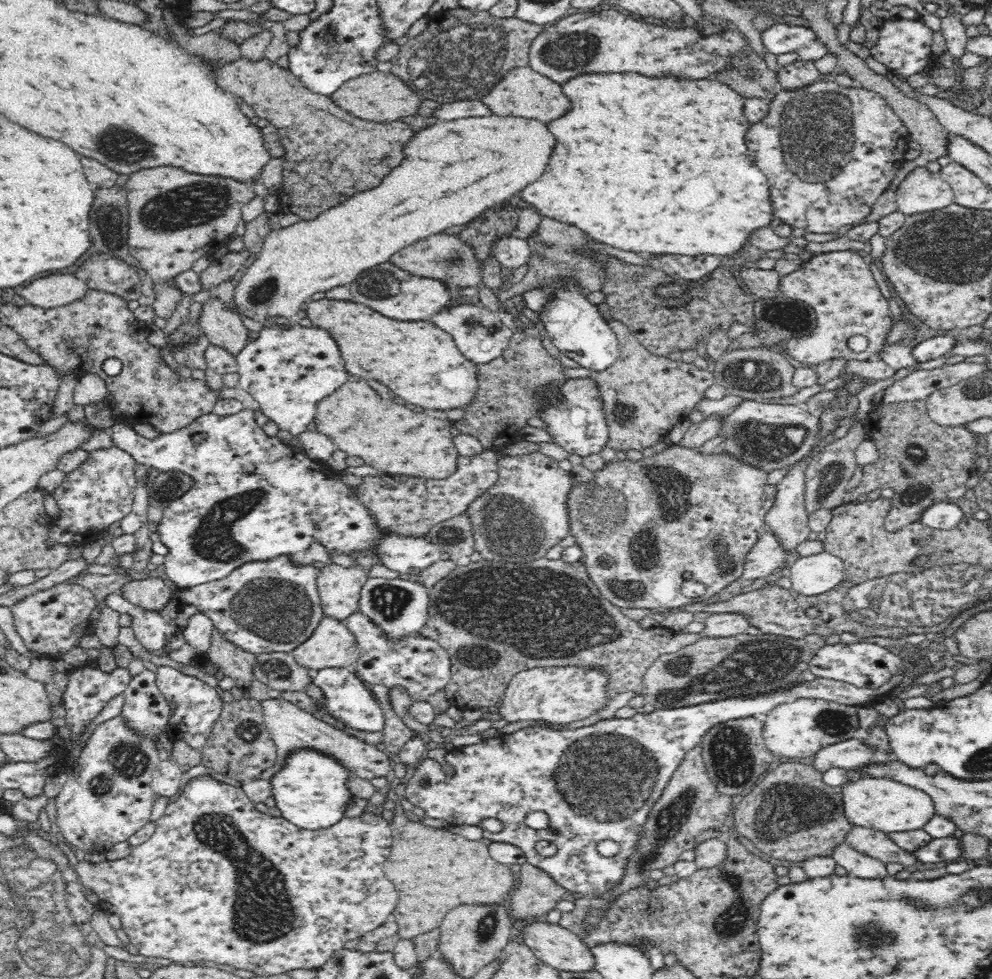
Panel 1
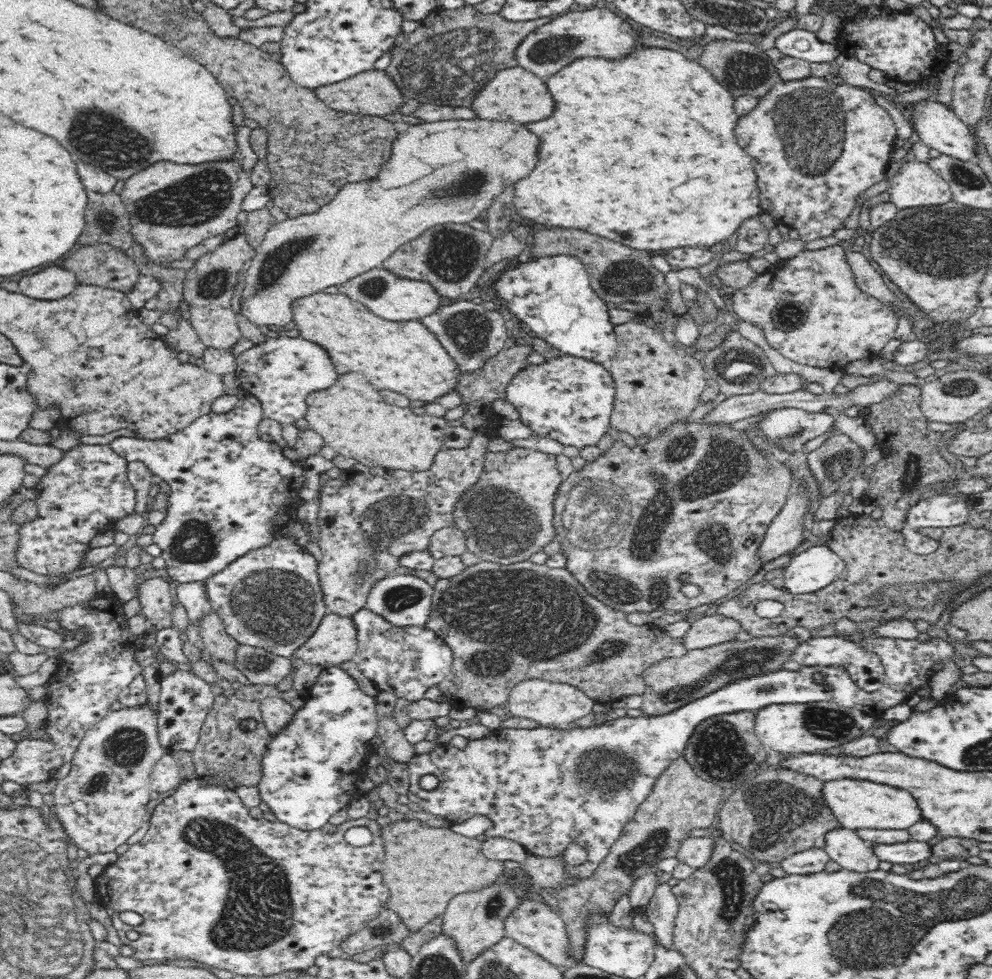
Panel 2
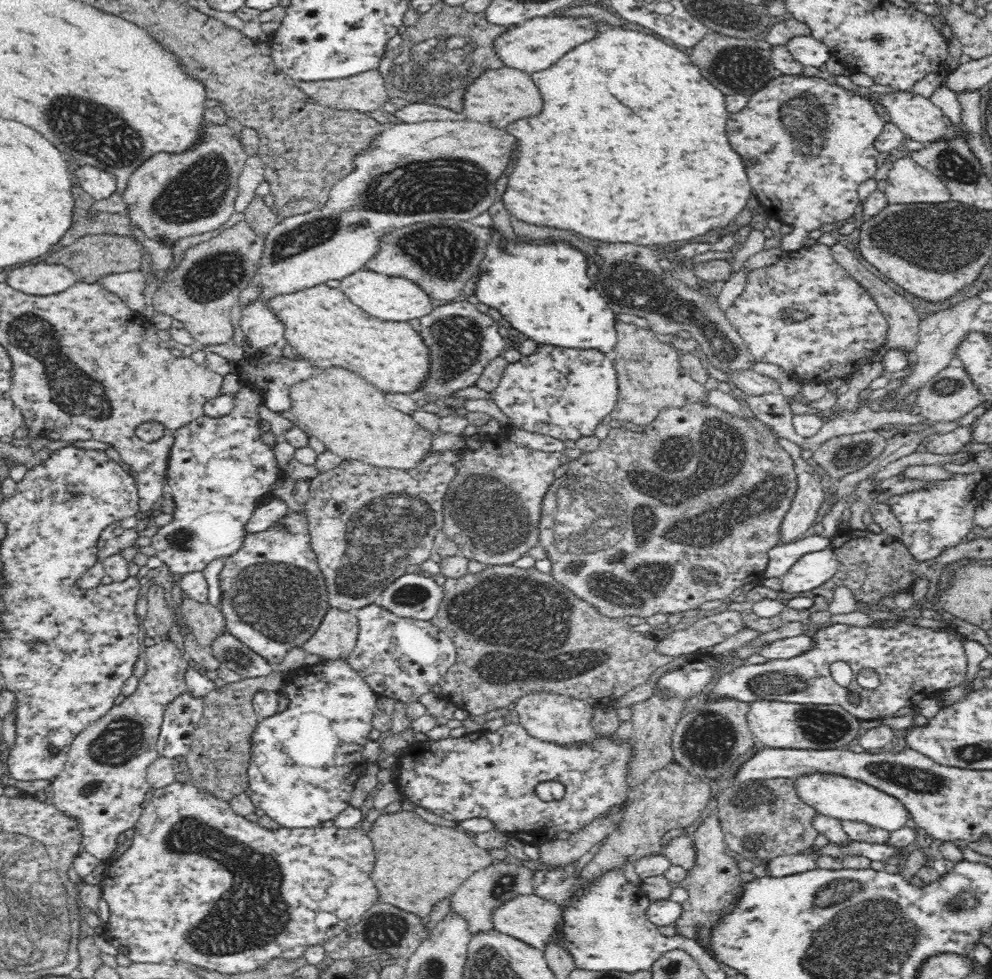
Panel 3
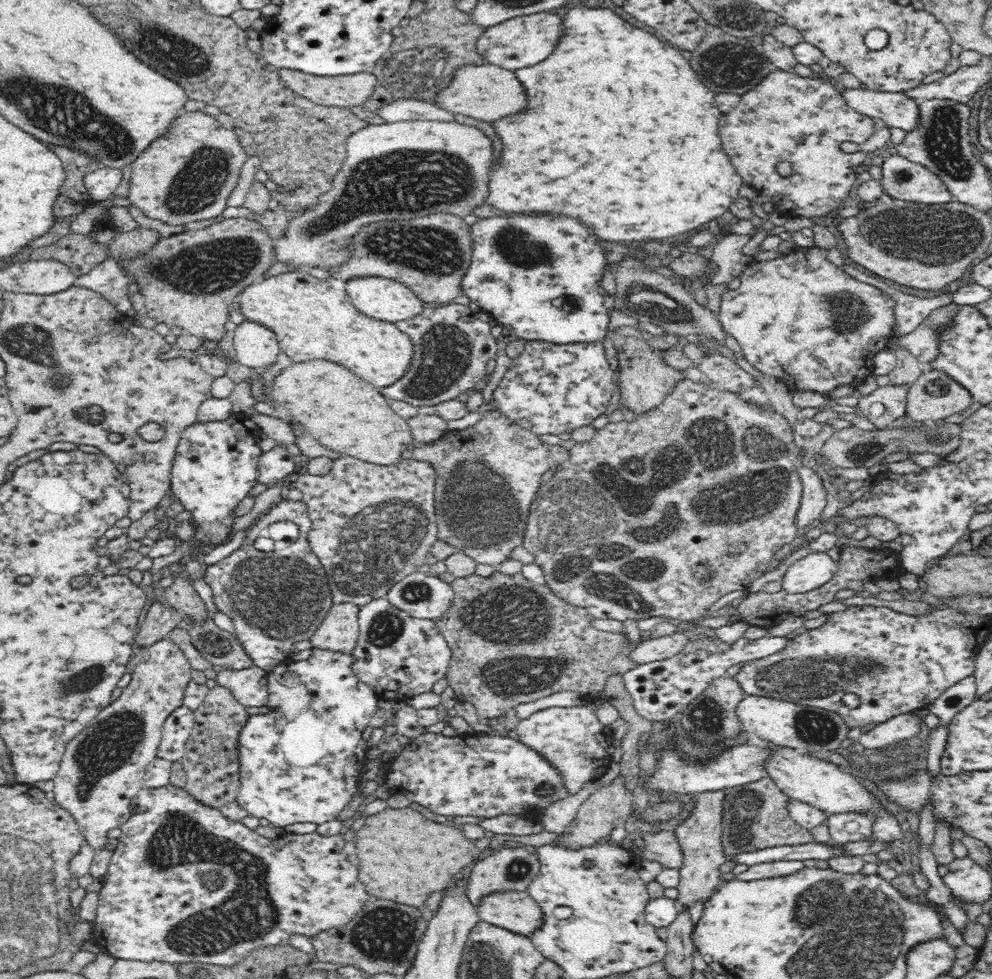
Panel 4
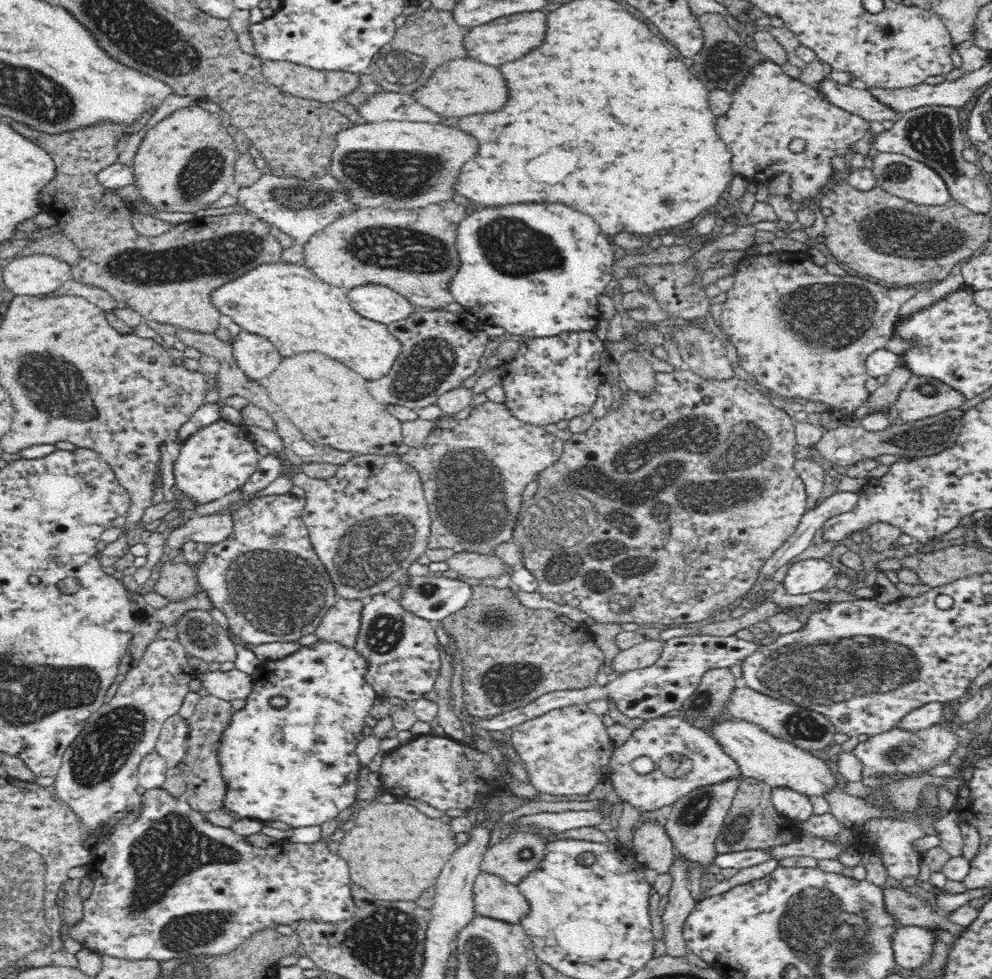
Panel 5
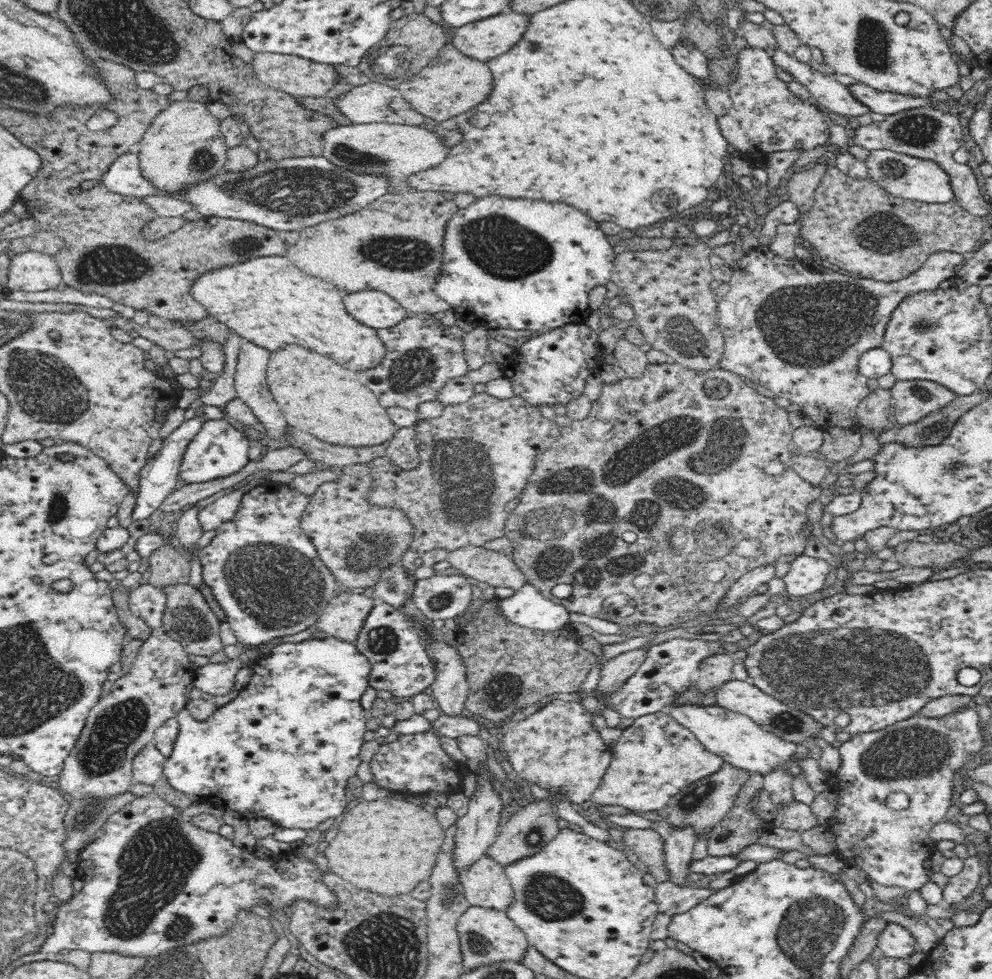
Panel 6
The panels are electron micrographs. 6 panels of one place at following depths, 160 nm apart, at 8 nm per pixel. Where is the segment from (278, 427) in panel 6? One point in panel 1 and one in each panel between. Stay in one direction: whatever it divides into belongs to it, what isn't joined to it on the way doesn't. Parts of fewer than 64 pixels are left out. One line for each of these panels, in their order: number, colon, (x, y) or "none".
1: (451, 173)
2: (433, 177)
3: (455, 164)
4: (256, 346)
5: (255, 355)

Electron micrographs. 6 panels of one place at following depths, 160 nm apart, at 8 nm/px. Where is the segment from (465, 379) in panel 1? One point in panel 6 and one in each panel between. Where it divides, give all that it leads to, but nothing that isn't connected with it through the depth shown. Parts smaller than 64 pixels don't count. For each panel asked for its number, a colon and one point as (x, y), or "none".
2: (405, 357)
3: (321, 324)
4: (313, 318)
5: (286, 303)
6: (267, 300)

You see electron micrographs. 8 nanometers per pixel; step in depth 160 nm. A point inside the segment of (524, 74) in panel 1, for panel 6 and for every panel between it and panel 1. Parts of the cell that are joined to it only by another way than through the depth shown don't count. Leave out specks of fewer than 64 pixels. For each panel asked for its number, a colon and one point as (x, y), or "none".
2: (516, 95)
3: (500, 96)
4: (486, 92)
5: (460, 87)
6: (451, 83)

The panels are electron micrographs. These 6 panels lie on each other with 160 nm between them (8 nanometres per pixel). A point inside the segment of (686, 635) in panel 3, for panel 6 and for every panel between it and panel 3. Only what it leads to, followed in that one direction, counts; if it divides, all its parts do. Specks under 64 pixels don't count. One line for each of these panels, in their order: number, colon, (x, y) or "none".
4: (652, 650)
5: (641, 655)
6: (616, 671)

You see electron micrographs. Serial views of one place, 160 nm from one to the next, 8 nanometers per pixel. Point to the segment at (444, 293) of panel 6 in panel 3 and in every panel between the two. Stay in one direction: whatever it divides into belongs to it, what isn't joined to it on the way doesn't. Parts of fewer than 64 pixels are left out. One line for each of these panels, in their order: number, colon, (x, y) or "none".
3: (543, 290)
4: (536, 274)
5: (537, 270)

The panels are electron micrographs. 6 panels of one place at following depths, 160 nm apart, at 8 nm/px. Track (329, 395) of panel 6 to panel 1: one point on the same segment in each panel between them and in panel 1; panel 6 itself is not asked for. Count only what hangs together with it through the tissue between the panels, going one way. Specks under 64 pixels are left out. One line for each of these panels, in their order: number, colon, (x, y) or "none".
1: (384, 434)
2: (350, 415)
3: (353, 419)
4: (346, 414)
5: (328, 402)

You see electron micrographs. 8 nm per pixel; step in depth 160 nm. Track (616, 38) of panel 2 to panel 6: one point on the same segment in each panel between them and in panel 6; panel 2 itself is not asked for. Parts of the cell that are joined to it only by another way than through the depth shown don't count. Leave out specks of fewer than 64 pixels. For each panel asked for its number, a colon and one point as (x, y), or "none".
3: (535, 44)
4: (519, 42)
5: (499, 41)
6: (481, 40)

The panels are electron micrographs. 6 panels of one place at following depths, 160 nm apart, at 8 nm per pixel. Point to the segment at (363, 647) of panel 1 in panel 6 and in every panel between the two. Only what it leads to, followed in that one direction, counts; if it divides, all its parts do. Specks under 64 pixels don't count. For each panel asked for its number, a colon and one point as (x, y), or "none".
2: (406, 661)
3: (401, 658)
4: (399, 655)
5: (402, 650)
6: (400, 663)

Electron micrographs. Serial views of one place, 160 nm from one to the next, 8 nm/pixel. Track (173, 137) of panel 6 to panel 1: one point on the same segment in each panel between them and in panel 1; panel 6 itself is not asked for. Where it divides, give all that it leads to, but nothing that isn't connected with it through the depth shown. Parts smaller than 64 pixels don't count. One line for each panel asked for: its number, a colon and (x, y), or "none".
1: (175, 217)
2: (172, 207)
3: (170, 196)
4: (187, 174)
5: (185, 162)

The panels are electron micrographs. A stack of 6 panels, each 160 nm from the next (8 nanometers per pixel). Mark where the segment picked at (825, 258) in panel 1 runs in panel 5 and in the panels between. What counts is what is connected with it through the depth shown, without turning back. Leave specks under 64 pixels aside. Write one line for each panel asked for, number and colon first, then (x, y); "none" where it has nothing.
2: (843, 325)
3: (842, 325)
4: (800, 318)
5: (801, 332)

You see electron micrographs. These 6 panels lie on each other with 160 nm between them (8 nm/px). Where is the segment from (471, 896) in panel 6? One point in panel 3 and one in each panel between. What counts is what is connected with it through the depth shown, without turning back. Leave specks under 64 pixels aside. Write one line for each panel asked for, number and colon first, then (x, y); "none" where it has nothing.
3: (529, 918)
4: (516, 911)
5: (493, 897)

